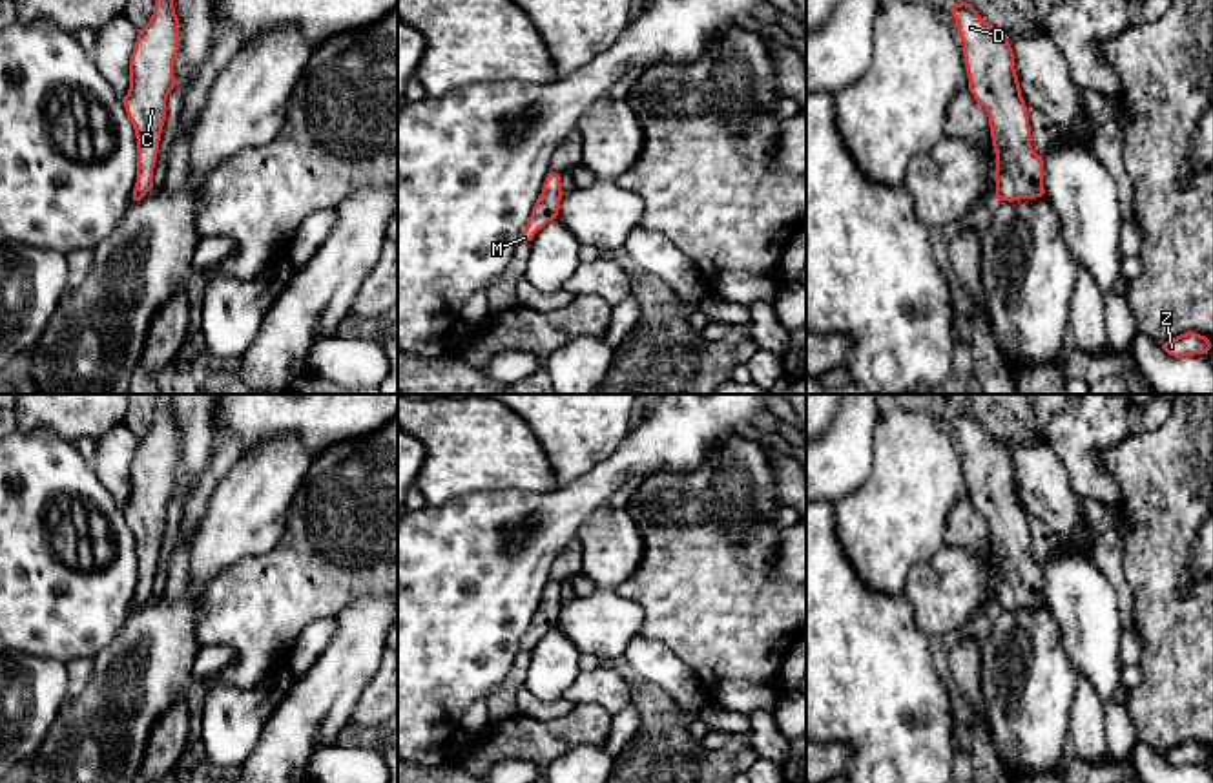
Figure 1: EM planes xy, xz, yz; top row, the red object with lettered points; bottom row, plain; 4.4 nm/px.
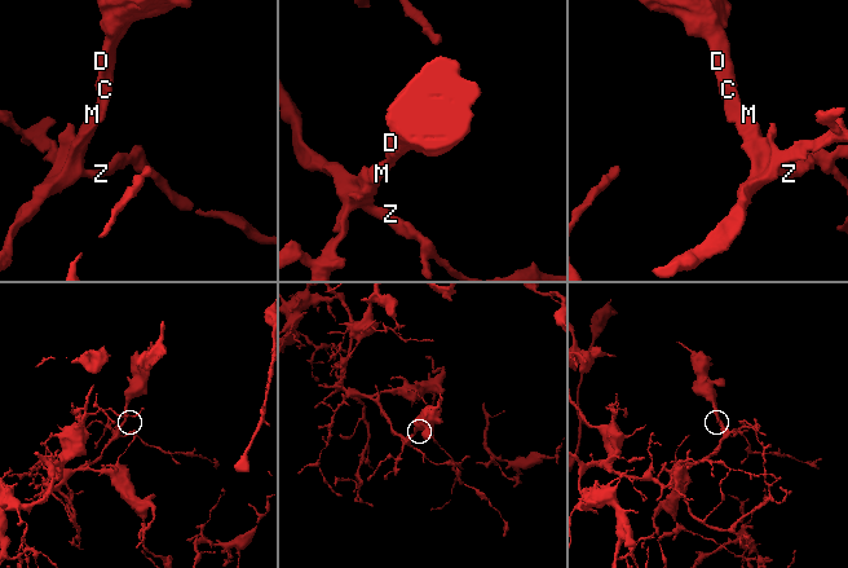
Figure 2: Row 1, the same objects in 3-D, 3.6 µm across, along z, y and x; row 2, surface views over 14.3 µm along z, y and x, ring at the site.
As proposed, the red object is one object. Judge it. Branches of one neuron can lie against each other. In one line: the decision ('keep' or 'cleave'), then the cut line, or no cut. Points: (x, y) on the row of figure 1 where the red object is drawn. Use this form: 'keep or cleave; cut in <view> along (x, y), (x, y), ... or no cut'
keep; no cut

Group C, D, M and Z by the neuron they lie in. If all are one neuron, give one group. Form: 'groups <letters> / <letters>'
groups C D M Z

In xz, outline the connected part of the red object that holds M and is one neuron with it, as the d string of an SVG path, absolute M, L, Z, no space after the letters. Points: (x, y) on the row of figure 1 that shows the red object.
M549 172L538 195L525 230L520 234L520 243L533 241L534 234L542 230L549 221L556 219L562 201L562 177Z

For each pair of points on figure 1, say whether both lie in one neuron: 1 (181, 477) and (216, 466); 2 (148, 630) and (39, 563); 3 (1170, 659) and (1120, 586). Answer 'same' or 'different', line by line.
1: different
2: different
3: different

